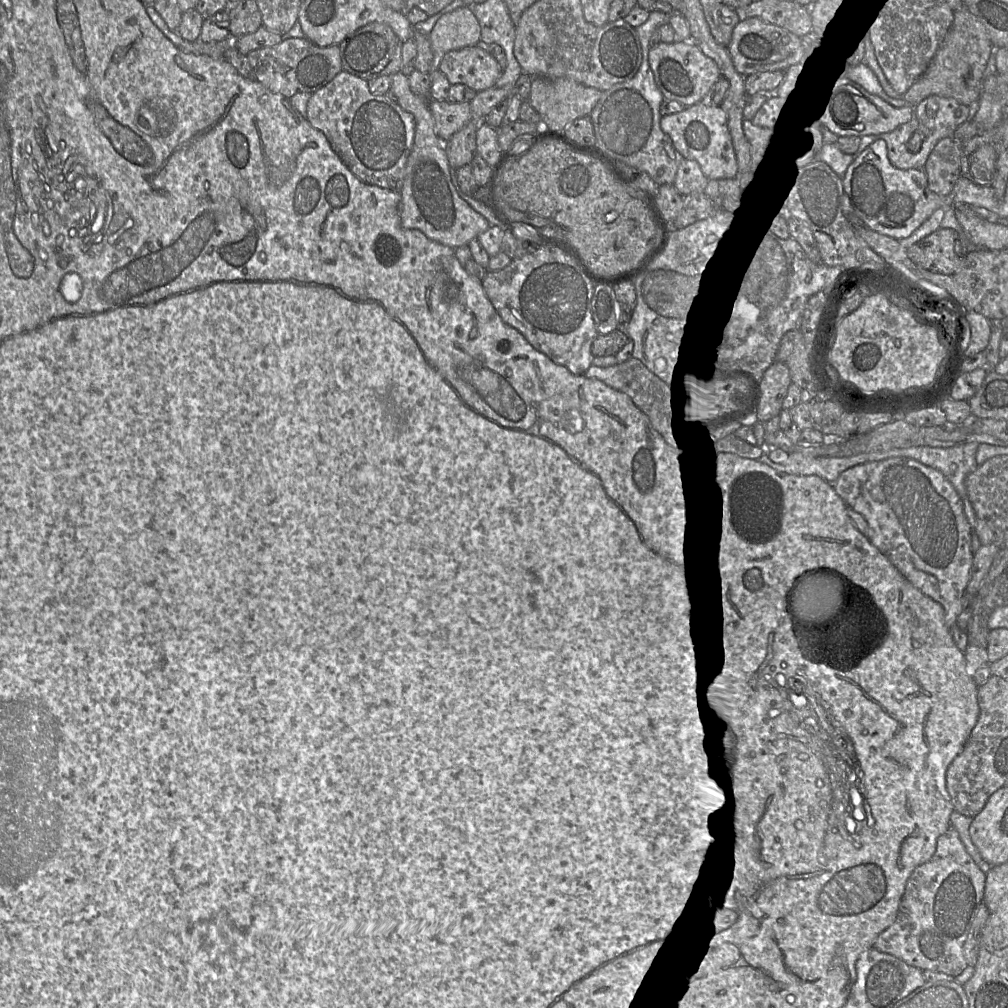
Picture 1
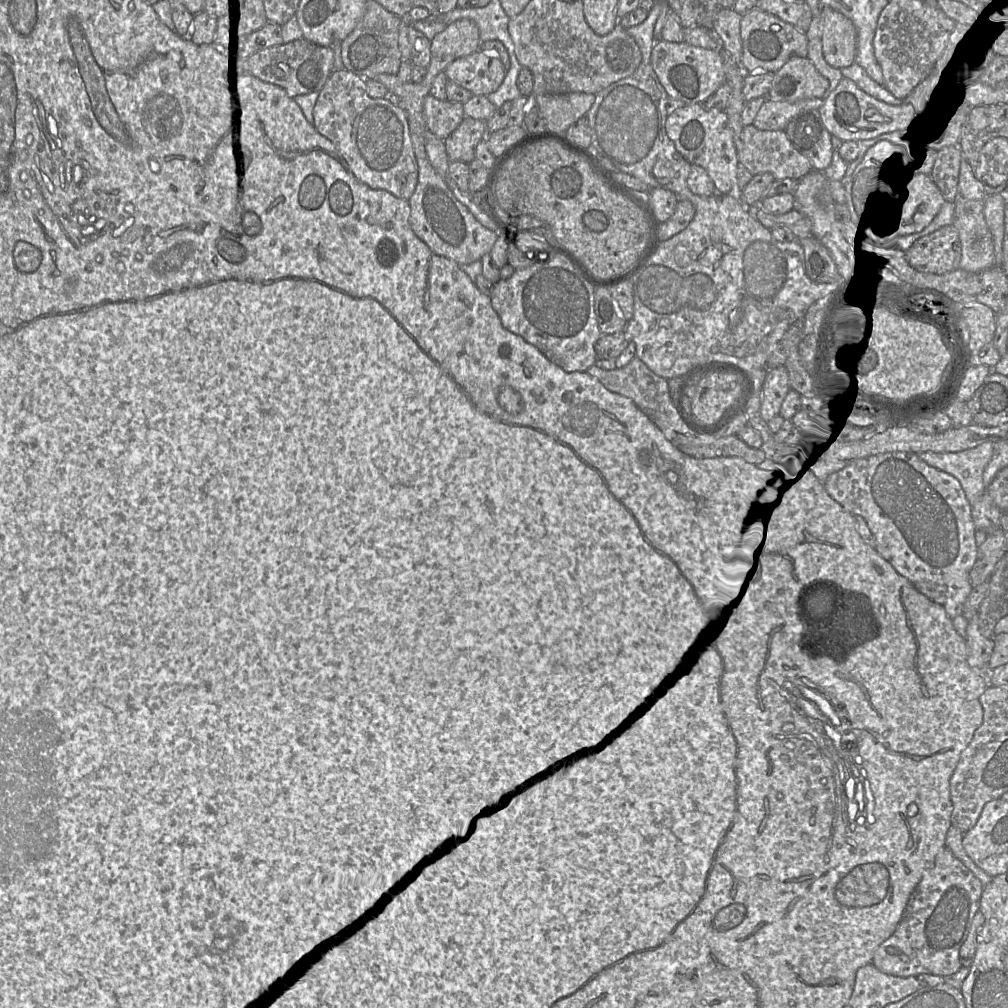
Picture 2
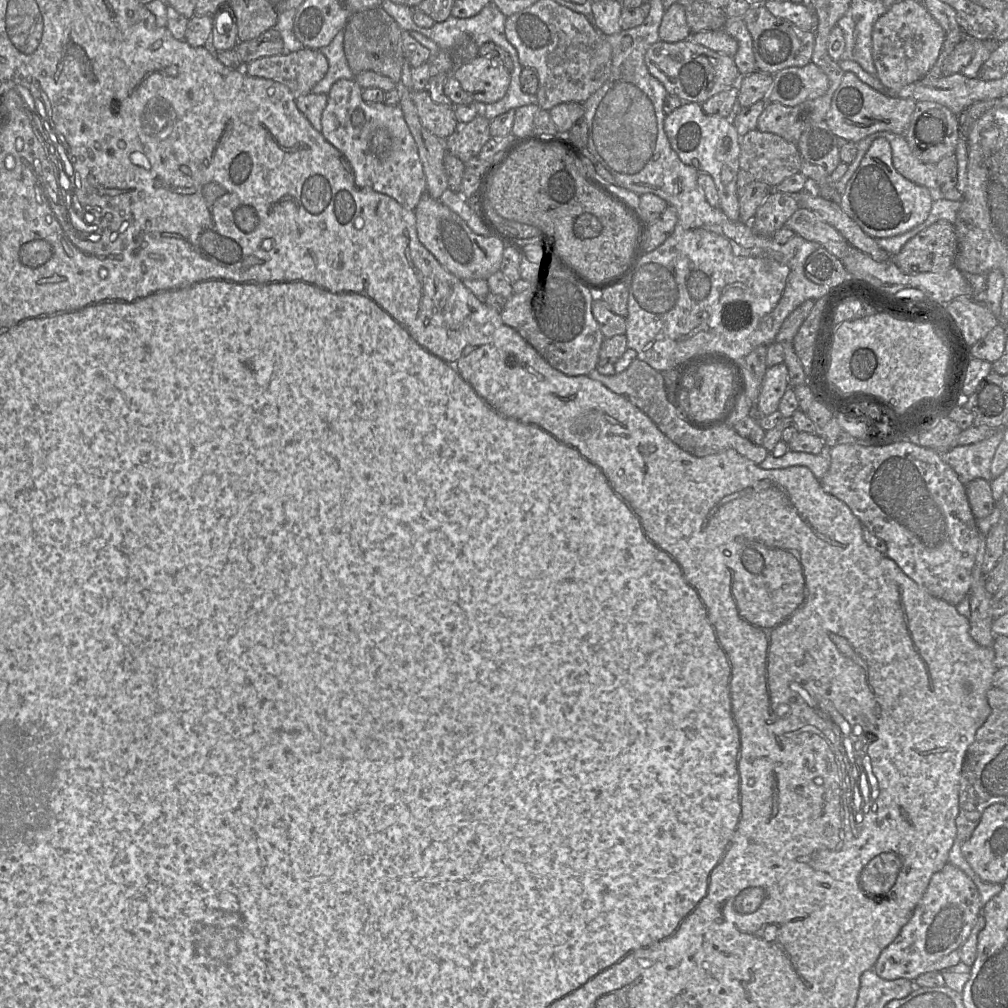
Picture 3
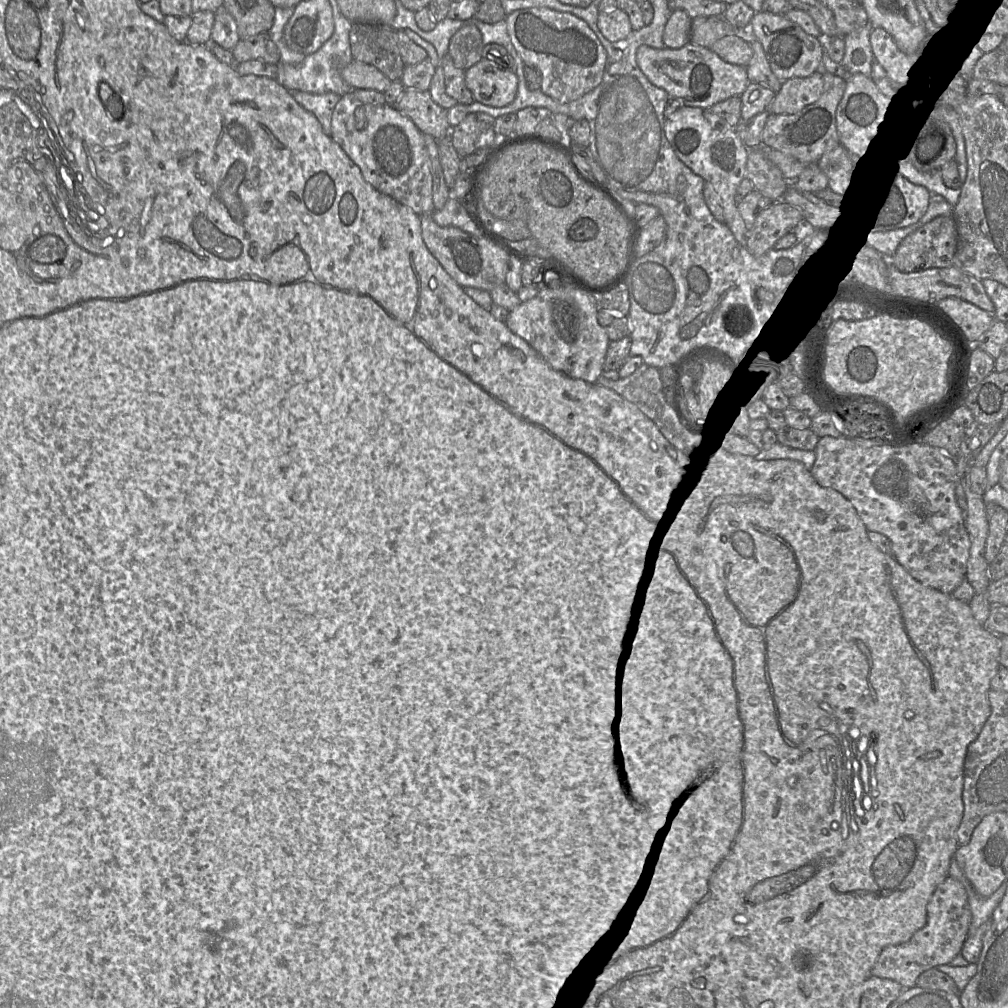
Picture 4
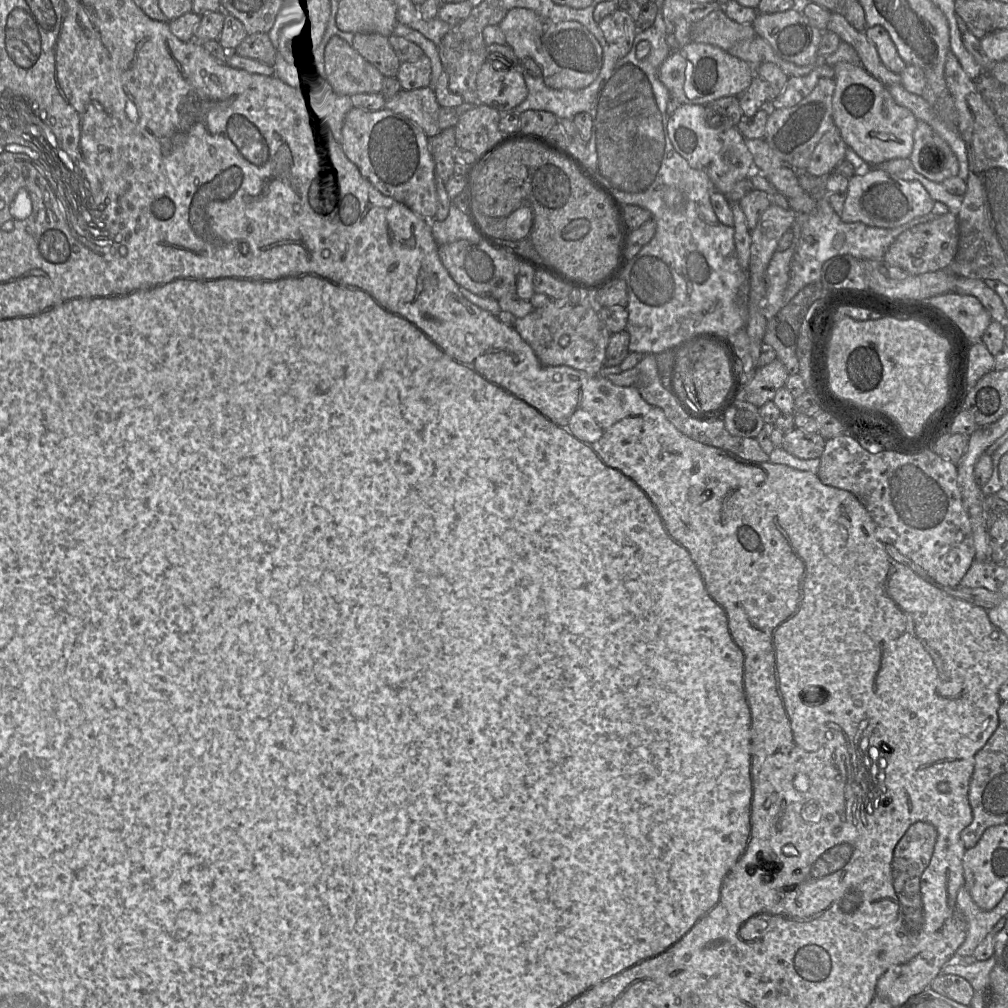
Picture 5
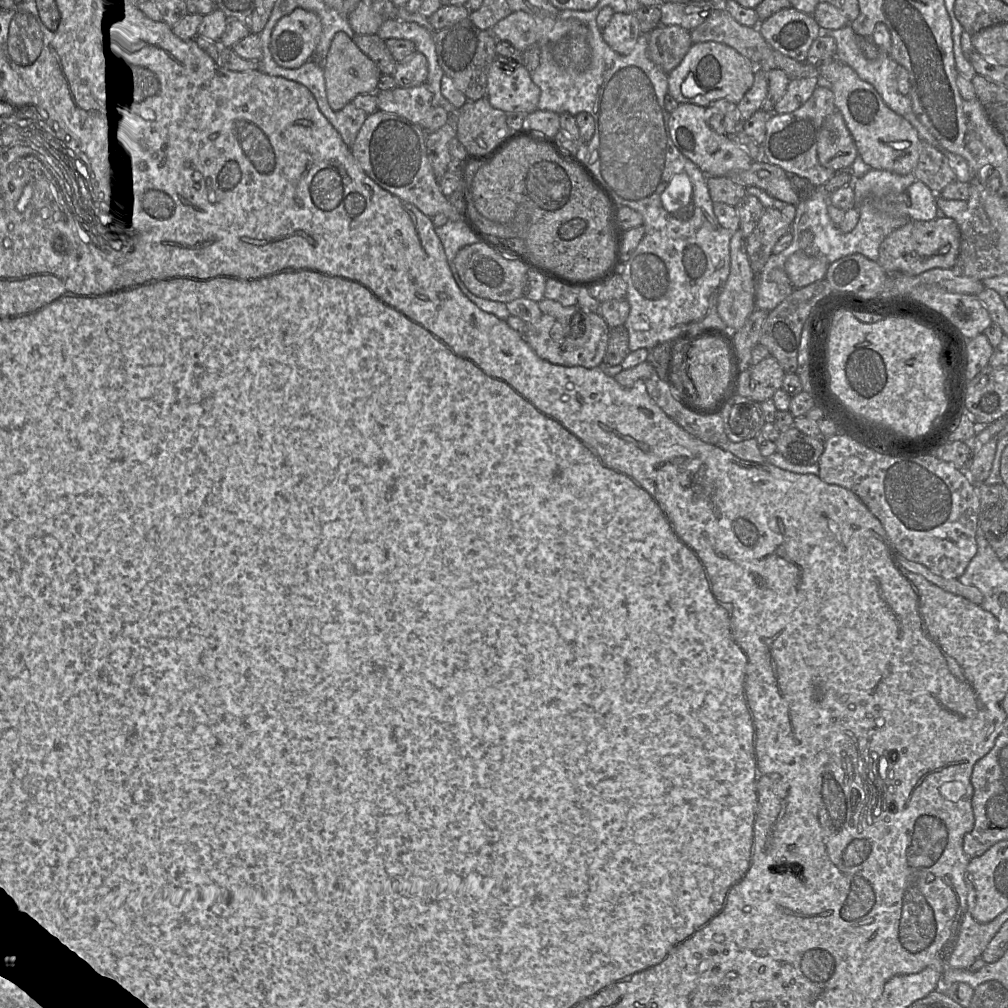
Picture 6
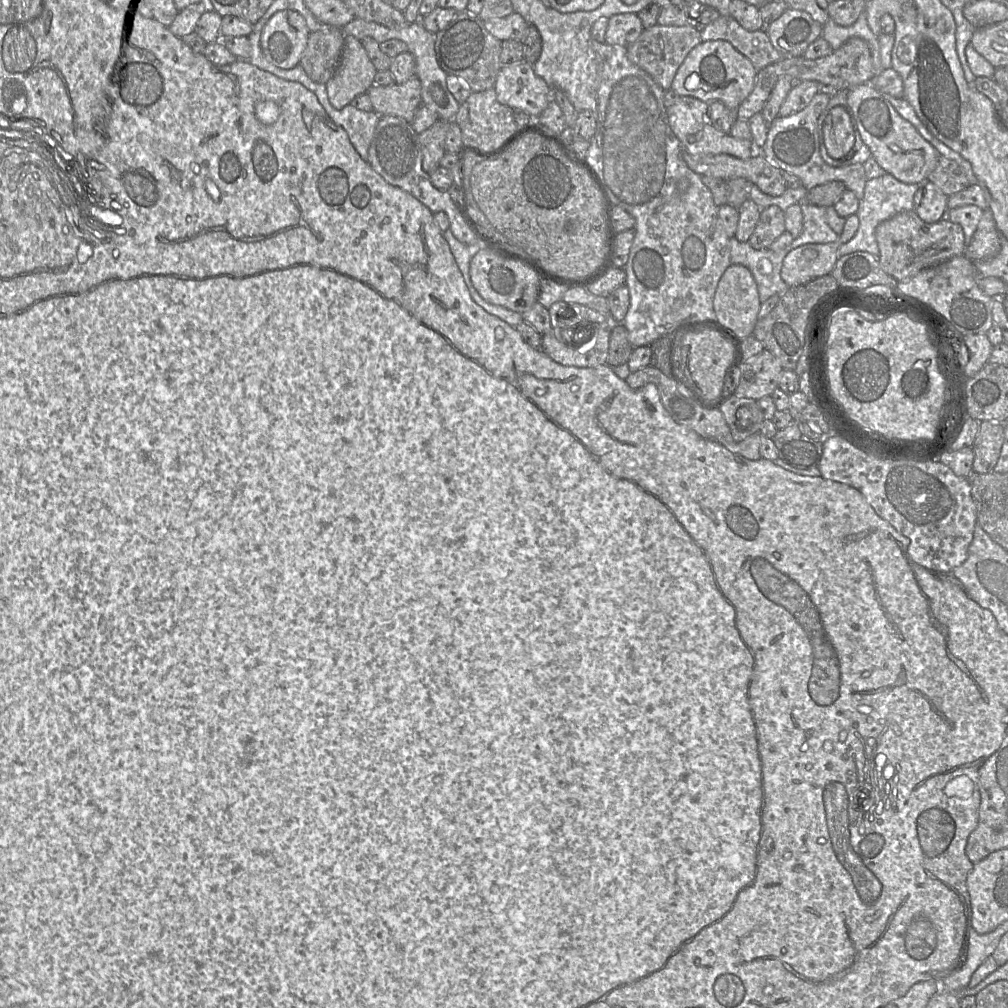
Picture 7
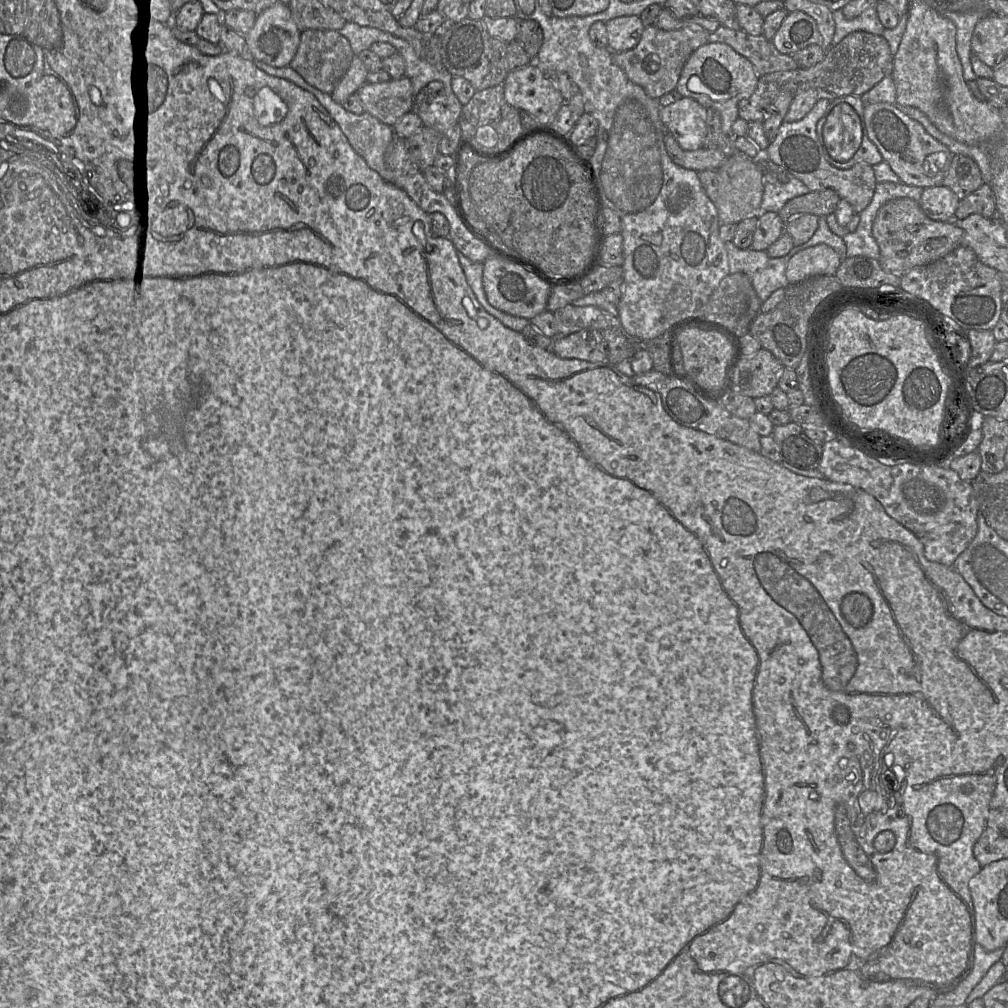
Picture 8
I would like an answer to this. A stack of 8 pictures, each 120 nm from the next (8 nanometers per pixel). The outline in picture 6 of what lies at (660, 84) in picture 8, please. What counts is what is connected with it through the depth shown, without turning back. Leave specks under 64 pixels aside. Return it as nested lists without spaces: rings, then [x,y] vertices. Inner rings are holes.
[[[659,25],[648,34],[646,54],[668,75],[681,63],[692,44],[687,29],[678,25]]]

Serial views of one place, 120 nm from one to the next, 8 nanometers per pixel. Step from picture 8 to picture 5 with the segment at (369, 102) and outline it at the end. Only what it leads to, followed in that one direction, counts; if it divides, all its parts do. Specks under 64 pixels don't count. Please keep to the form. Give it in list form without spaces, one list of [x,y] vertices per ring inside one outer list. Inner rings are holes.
[[[430,86],[415,90],[401,89],[394,97],[386,100],[384,108],[412,120],[428,138],[441,132],[438,124],[441,106]]]

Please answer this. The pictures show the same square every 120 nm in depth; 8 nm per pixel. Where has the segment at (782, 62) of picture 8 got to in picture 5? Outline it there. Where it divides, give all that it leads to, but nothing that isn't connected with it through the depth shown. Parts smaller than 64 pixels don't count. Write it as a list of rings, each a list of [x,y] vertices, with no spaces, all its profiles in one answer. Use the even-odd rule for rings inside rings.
[[[723,7],[692,24],[690,41],[717,46],[728,51],[735,43],[755,38],[752,24],[739,24],[725,14]]]

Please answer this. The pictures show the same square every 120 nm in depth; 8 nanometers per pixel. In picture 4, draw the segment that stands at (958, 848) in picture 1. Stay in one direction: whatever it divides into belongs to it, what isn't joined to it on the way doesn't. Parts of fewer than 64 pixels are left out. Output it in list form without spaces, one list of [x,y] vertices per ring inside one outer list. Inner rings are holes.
[[[948,876],[936,888],[927,905],[925,926],[915,932],[908,942],[885,947],[872,969],[872,976],[894,980],[904,989],[916,986],[920,974],[949,964],[961,953],[968,936],[971,917],[968,894],[964,886],[957,879]]]

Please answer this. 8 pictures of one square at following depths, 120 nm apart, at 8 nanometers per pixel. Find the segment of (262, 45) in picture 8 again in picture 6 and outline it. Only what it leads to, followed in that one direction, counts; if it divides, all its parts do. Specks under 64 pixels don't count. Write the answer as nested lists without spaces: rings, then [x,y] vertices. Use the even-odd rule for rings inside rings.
[[[301,7],[281,17],[276,23],[270,41],[270,52],[276,63],[296,69],[314,59],[322,31],[319,16]]]

